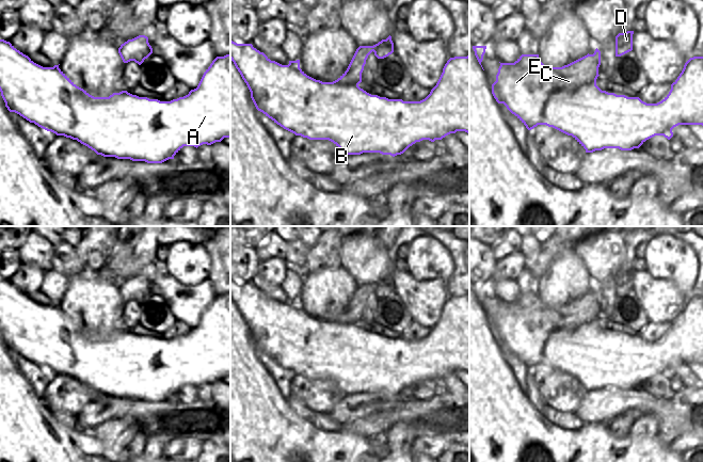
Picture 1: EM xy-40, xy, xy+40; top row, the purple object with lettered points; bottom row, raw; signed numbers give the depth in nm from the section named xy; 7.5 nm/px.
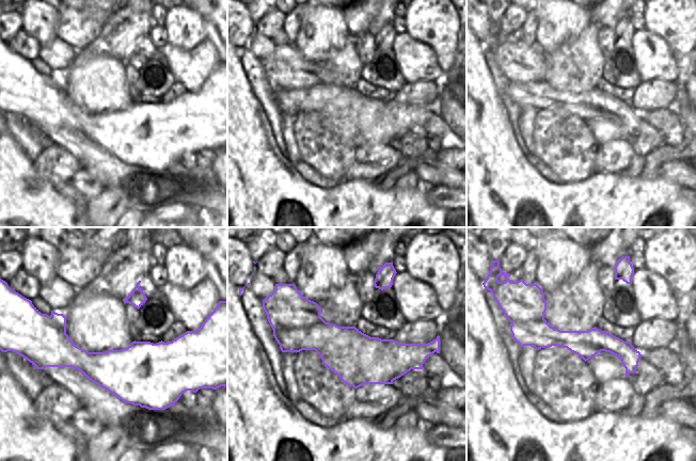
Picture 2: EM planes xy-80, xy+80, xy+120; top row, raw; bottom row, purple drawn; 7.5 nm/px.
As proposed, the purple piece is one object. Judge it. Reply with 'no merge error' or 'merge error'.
no merge error

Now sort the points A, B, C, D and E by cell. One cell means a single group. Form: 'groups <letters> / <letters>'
groups A B C D E

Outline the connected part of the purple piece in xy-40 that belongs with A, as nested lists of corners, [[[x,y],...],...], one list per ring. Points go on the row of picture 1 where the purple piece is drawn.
[[[0,39],[0,92],[10,112],[15,112],[38,127],[57,136],[77,140],[103,157],[162,163],[183,146],[211,145],[230,138],[230,54],[217,57],[204,73],[196,89],[171,101],[139,97],[127,91],[109,97],[94,97],[77,86],[60,68],[43,67],[17,50],[10,42]]]

